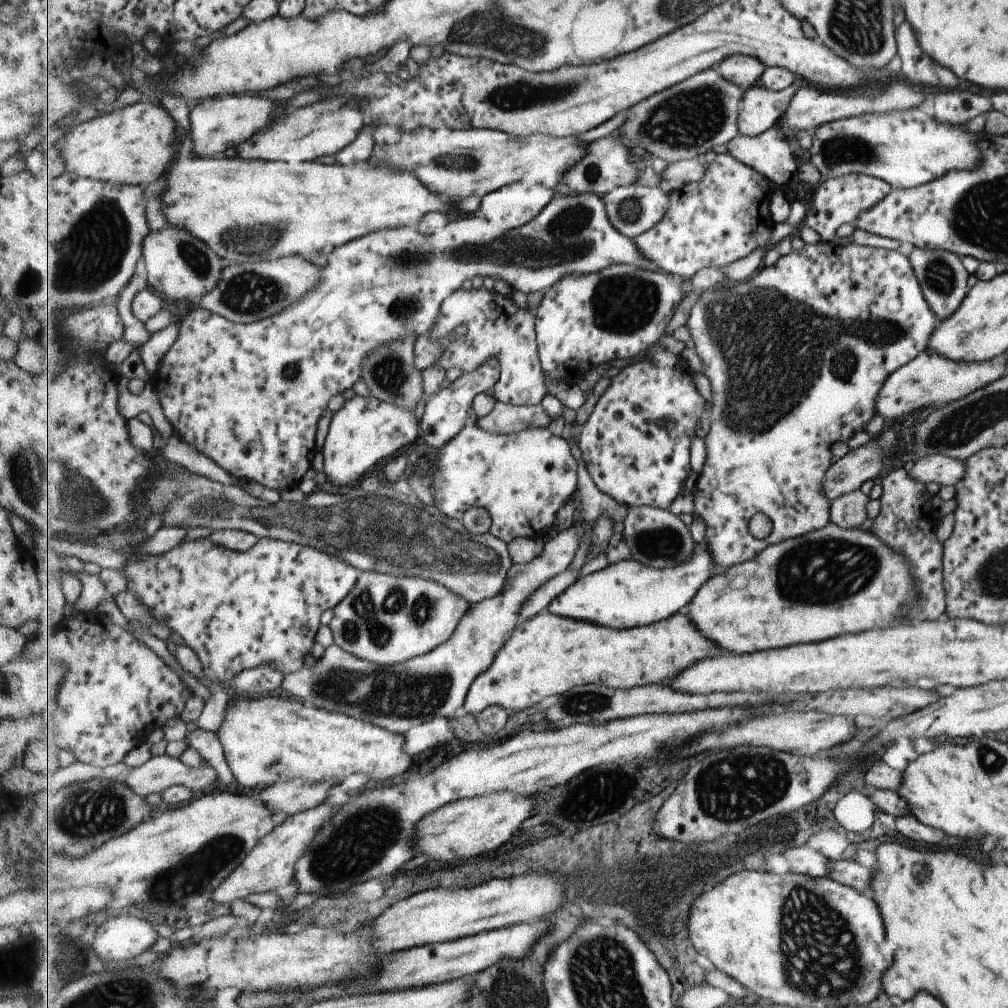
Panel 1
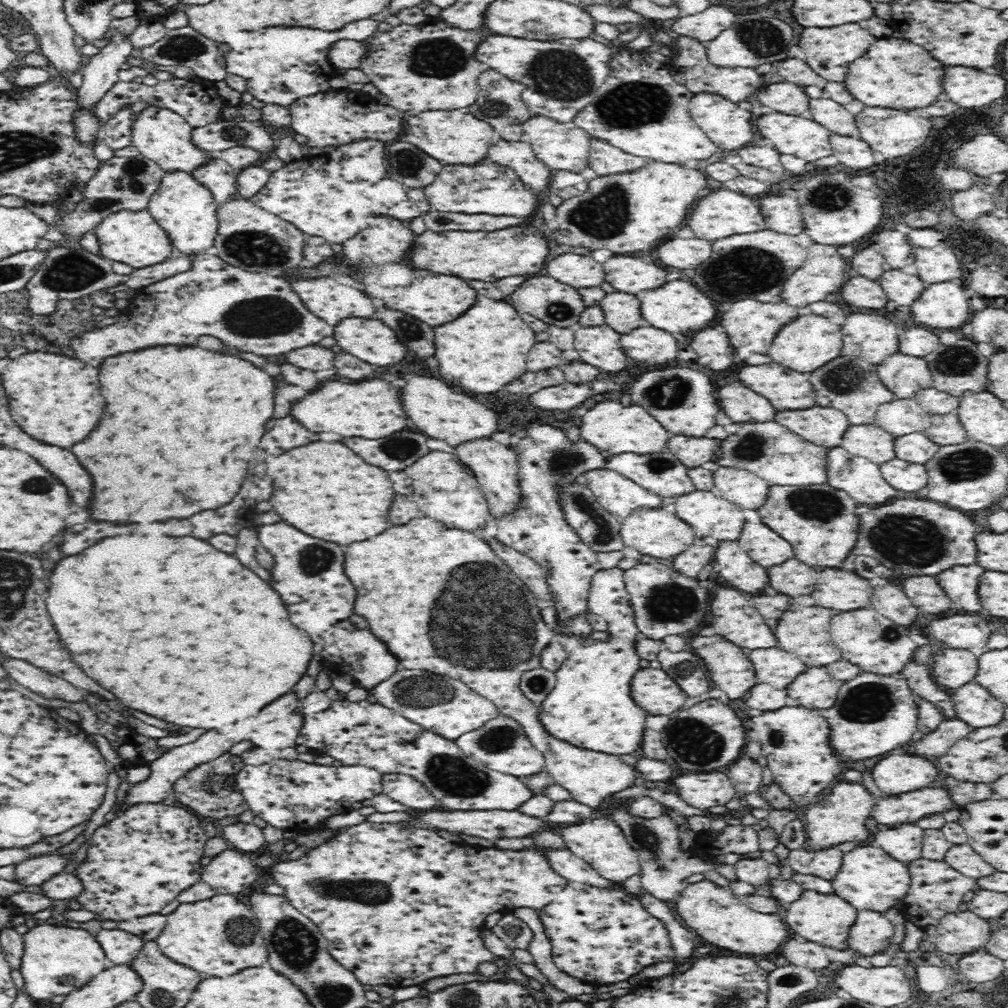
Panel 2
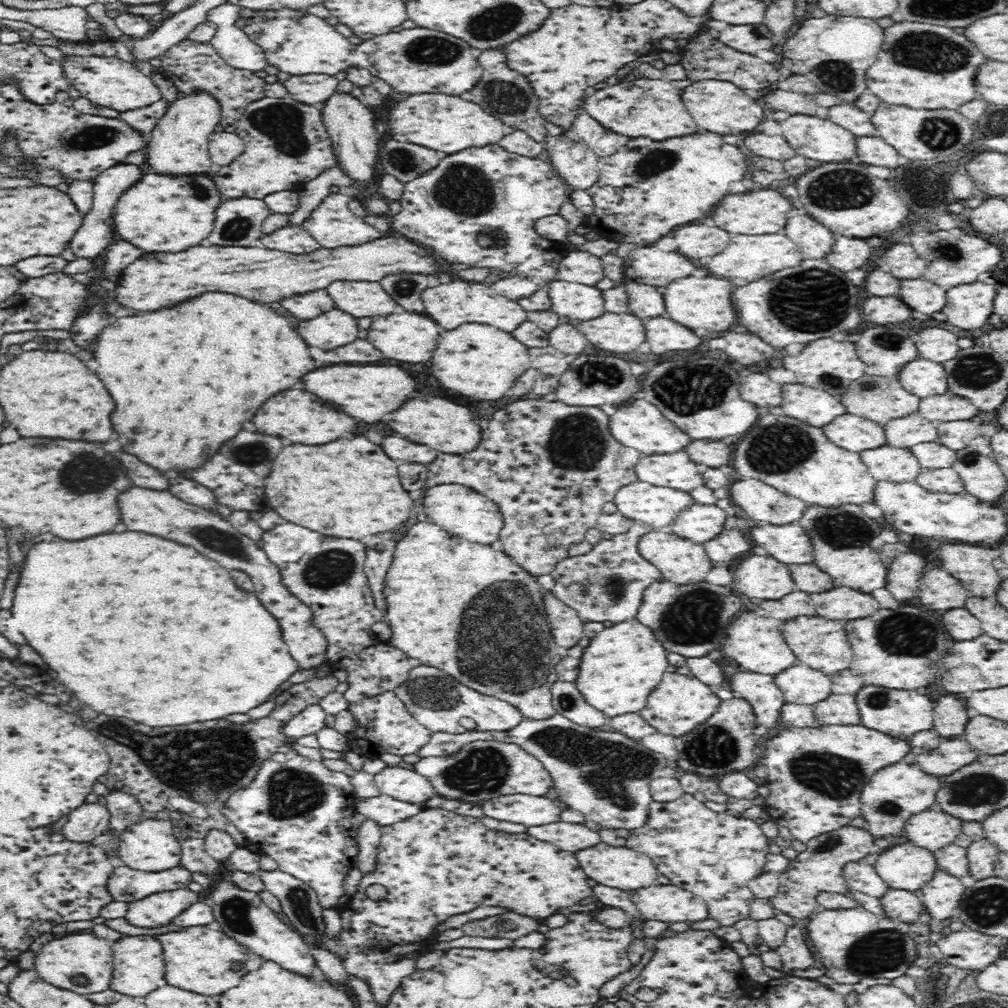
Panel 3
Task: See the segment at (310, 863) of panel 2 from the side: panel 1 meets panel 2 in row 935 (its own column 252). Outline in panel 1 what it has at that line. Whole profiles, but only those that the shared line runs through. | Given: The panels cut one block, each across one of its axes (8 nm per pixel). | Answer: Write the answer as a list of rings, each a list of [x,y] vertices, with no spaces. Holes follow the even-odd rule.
[[[566,191],[566,192],[564,192],[564,194],[562,194],[562,196],[560,196],[560,197],[555,197],[555,198],[554,198],[554,199],[553,199],[553,200],[552,200],[552,201],[551,201],[551,202],[550,202],[550,203],[549,203],[549,204],[548,204],[548,205],[547,205],[547,206],[546,206],[546,207],[545,207],[545,208],[544,208],[544,209],[543,209],[543,210],[542,210],[542,211],[541,211],[541,214],[539,214],[539,216],[537,216],[537,218],[535,218],[535,220],[532,220],[532,221],[531,221],[531,222],[528,222],[528,223],[527,223],[527,224],[526,224],[526,225],[523,225],[523,226],[520,226],[520,227],[519,227],[519,228],[514,228],[514,229],[513,229],[513,230],[506,230],[506,231],[502,231],[502,230],[501,230],[501,229],[500,229],[500,228],[499,228],[499,227],[497,227],[497,226],[493,226],[493,224],[492,224],[492,223],[490,223],[490,222],[489,222],[489,221],[488,221],[488,219],[486,219],[486,218],[485,218],[485,217],[483,217],[483,216],[482,216],[482,215],[481,215],[481,214],[479,214],[479,213],[475,213],[475,214],[471,214],[471,216],[465,216],[465,218],[459,218],[459,220],[453,220],[453,222],[450,222],[450,223],[449,223],[449,224],[447,224],[447,226],[445,226],[445,228],[441,228],[441,230],[437,230],[437,232],[435,232],[435,234],[431,234],[431,235],[429,235],[429,236],[425,236],[425,235],[424,235],[424,234],[421,234],[421,232],[419,232],[419,231],[418,231],[418,230],[417,230],[417,229],[416,229],[416,228],[414,228],[414,227],[399,227],[399,228],[389,228],[389,229],[385,229],[385,230],[379,230],[379,232],[376,232],[376,233],[371,233],[371,234],[368,234],[368,235],[367,235],[367,236],[364,236],[364,237],[361,237],[361,238],[357,238],[357,239],[355,239],[355,240],[352,240],[352,241],[351,241],[351,242],[348,242],[348,243],[347,243],[347,244],[344,244],[344,245],[343,245],[343,246],[340,246],[340,247],[339,247],[339,248],[336,248],[336,249],[335,249],[335,250],[333,250],[333,252],[331,252],[331,254],[330,254],[330,255],[329,255],[329,256],[328,256],[328,263],[327,263],[327,265],[326,265],[326,266],[324,266],[324,269],[323,269],[323,276],[321,276],[321,282],[317,282],[317,290],[313,290],[313,294],[305,294],[305,296],[303,296],[303,298],[301,298],[301,300],[297,300],[297,302],[295,302],[295,304],[293,304],[293,306],[289,306],[289,308],[287,308],[287,310],[283,310],[283,312],[279,312],[279,314],[275,314],[275,316],[271,316],[271,318],[265,318],[265,320],[259,320],[259,322],[254,322],[254,323],[253,323],[253,324],[241,324],[241,323],[235,323],[235,322],[231,322],[231,320],[229,320],[229,319],[228,319],[228,318],[225,318],[225,317],[224,317],[224,316],[221,316],[221,314],[215,314],[215,312],[211,312],[211,310],[207,310],[207,308],[203,308],[203,307],[201,307],[201,306],[199,306],[199,307],[198,307],[198,308],[195,308],[195,309],[194,309],[194,310],[193,310],[193,311],[191,311],[191,312],[189,312],[189,313],[188,313],[188,314],[187,314],[187,315],[186,315],[186,316],[185,316],[185,317],[184,317],[184,318],[183,318],[183,319],[182,319],[182,320],[181,320],[181,323],[180,323],[180,324],[179,324],[179,338],[177,338],[177,342],[175,342],[175,344],[173,344],[173,348],[171,348],[171,350],[169,350],[169,352],[167,352],[167,354],[165,354],[165,358],[163,358],[163,362],[161,362],[161,368],[159,368],[159,372],[157,372],[157,374],[155,374],[155,376],[153,376],[153,380],[154,380],[154,381],[153,381],[153,386],[155,386],[155,388],[157,388],[157,394],[159,394],[159,400],[161,400],[161,405],[162,405],[162,406],[163,406],[163,411],[164,411],[164,414],[165,414],[165,417],[166,417],[166,419],[167,419],[167,420],[168,420],[168,422],[169,422],[169,423],[170,423],[170,424],[171,424],[171,426],[172,426],[172,428],[173,428],[173,430],[174,430],[174,432],[175,432],[175,434],[176,434],[176,435],[177,435],[177,436],[178,436],[178,437],[179,437],[179,438],[183,438],[183,440],[185,440],[185,442],[187,442],[187,444],[191,444],[191,446],[195,446],[195,448],[197,448],[197,450],[198,450],[198,452],[203,452],[203,454],[205,454],[205,456],[208,456],[208,457],[209,457],[209,458],[210,458],[210,459],[211,459],[211,460],[213,460],[213,462],[216,462],[216,463],[217,463],[217,464],[218,464],[218,465],[219,465],[219,466],[222,466],[222,467],[223,467],[223,470],[225,470],[225,472],[229,472],[229,474],[233,474],[233,476],[237,476],[237,478],[240,478],[240,479],[244,479],[244,480],[245,480],[245,481],[249,481],[249,480],[251,480],[251,481],[253,481],[253,482],[258,482],[258,483],[259,483],[259,484],[262,484],[262,485],[264,485],[264,486],[267,486],[267,487],[269,487],[269,488],[270,488],[270,489],[271,489],[271,490],[276,490],[276,491],[277,491],[277,492],[278,492],[278,493],[279,493],[279,492],[281,492],[281,490],[283,490],[283,489],[287,489],[287,490],[293,490],[293,488],[297,488],[297,486],[299,486],[299,484],[301,484],[301,480],[303,480],[303,476],[305,476],[305,474],[307,474],[307,472],[309,472],[309,470],[311,470],[311,468],[313,468],[313,458],[315,458],[315,453],[316,453],[316,452],[317,452],[317,451],[318,451],[318,450],[317,450],[317,449],[315,449],[315,436],[317,436],[317,426],[319,426],[319,420],[321,420],[321,418],[323,418],[323,414],[325,414],[325,412],[327,412],[327,408],[329,408],[329,402],[331,402],[331,398],[333,398],[333,396],[337,396],[337,394],[341,394],[341,395],[345,395],[345,394],[347,394],[347,395],[349,395],[349,390],[350,390],[350,389],[349,389],[349,388],[353,388],[353,386],[355,386],[355,384],[357,384],[357,382],[359,382],[359,380],[361,380],[361,370],[363,370],[363,366],[364,366],[364,363],[365,363],[365,358],[367,358],[367,356],[369,356],[369,354],[371,354],[371,352],[373,352],[373,350],[377,350],[377,348],[379,348],[379,346],[385,346],[385,344],[389,344],[389,343],[391,343],[391,342],[395,342],[395,340],[401,340],[401,338],[407,338],[407,336],[409,336],[409,334],[413,334],[413,332],[415,332],[415,334],[417,334],[417,336],[421,336],[421,334],[427,334],[427,332],[431,332],[431,330],[433,330],[433,326],[435,326],[435,325],[436,325],[436,322],[437,322],[437,318],[438,318],[438,317],[439,317],[439,316],[440,316],[440,312],[441,312],[441,306],[443,306],[443,300],[445,300],[445,299],[446,299],[446,297],[447,297],[447,296],[448,296],[448,295],[450,295],[450,294],[451,294],[451,293],[453,293],[453,292],[457,292],[457,290],[459,290],[459,289],[460,289],[460,288],[461,288],[461,286],[463,286],[463,282],[467,282],[467,280],[470,280],[470,281],[471,281],[471,280],[473,280],[473,278],[477,278],[477,276],[479,276],[479,278],[487,278],[487,276],[489,276],[489,278],[491,278],[491,279],[493,279],[493,280],[503,280],[503,282],[506,282],[506,284],[507,284],[507,285],[508,285],[508,286],[509,286],[509,288],[510,288],[510,289],[514,289],[514,290],[519,290],[519,292],[523,292],[523,294],[525,294],[525,295],[526,295],[526,294],[533,294],[533,292],[542,292],[542,293],[545,293],[545,292],[548,292],[548,291],[549,291],[549,290],[552,290],[552,289],[553,289],[553,286],[556,286],[556,285],[557,285],[557,284],[558,284],[558,283],[559,283],[559,282],[561,282],[561,280],[563,280],[563,278],[566,278],[566,277],[569,277],[569,274],[591,274],[591,273],[599,273],[599,272],[600,272],[600,271],[601,271],[601,270],[603,270],[603,269],[607,269],[607,268],[608,268],[608,267],[609,267],[609,266],[611,266],[611,265],[618,265],[618,264],[626,264],[626,265],[629,265],[629,266],[637,266],[637,268],[641,268],[641,270],[652,270],[652,271],[653,271],[653,272],[663,272],[663,274],[668,274],[668,273],[667,273],[667,272],[664,272],[664,271],[663,271],[663,270],[661,270],[661,268],[659,268],[659,266],[657,266],[657,264],[653,264],[653,262],[651,262],[651,260],[649,260],[649,258],[647,258],[647,256],[645,256],[645,254],[641,254],[641,250],[639,250],[639,248],[637,248],[637,244],[636,244],[636,242],[635,242],[635,240],[634,240],[634,239],[633,239],[633,238],[629,238],[629,237],[628,237],[628,236],[625,236],[625,235],[624,235],[624,234],[621,234],[621,231],[620,231],[620,230],[617,230],[617,229],[616,229],[616,226],[613,226],[613,223],[612,223],[612,222],[611,222],[611,220],[609,220],[609,213],[608,213],[608,207],[607,207],[607,203],[606,203],[606,202],[605,202],[605,201],[604,201],[604,197],[602,197],[602,196],[601,196],[601,195],[598,195],[598,194],[572,194],[572,193],[571,193],[571,192],[568,192],[568,191]]]

